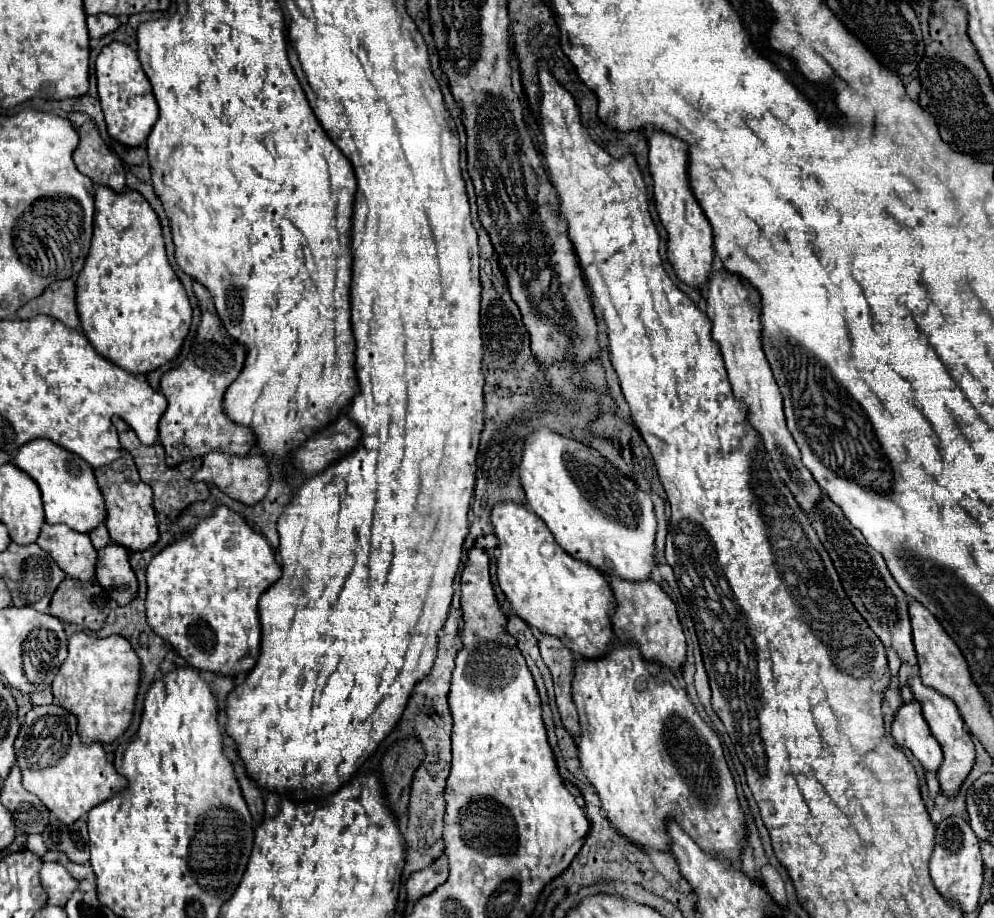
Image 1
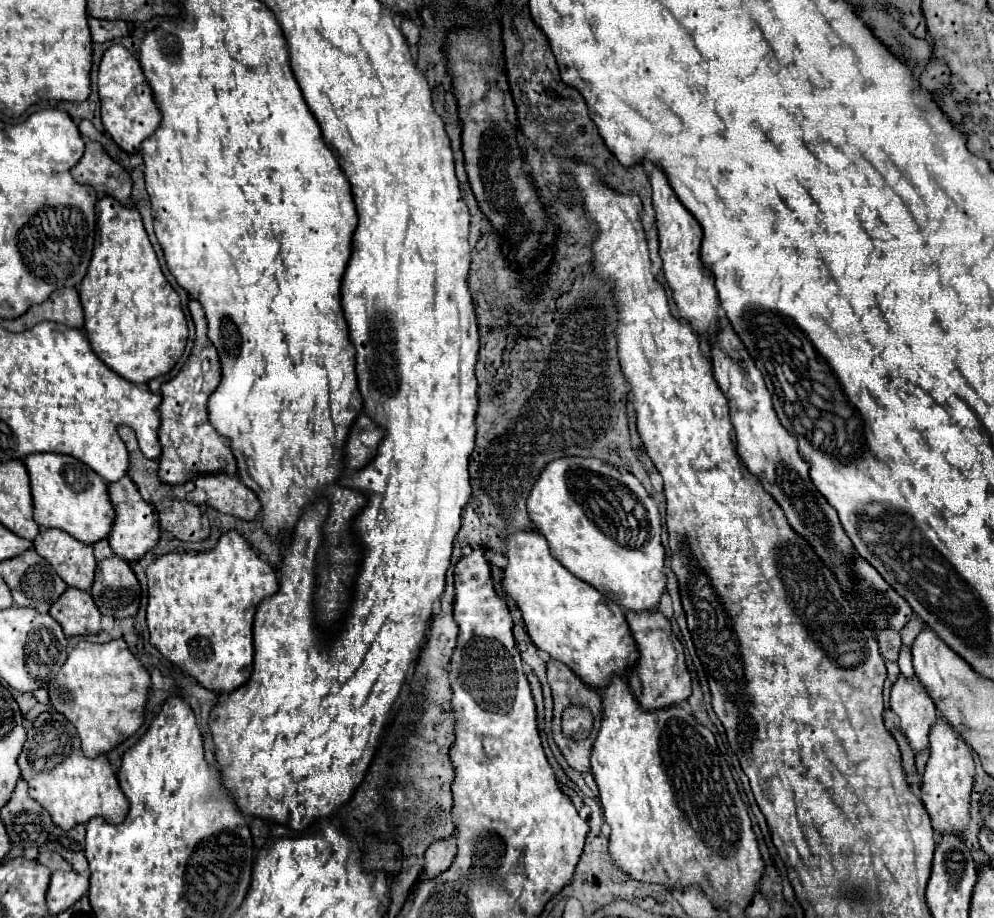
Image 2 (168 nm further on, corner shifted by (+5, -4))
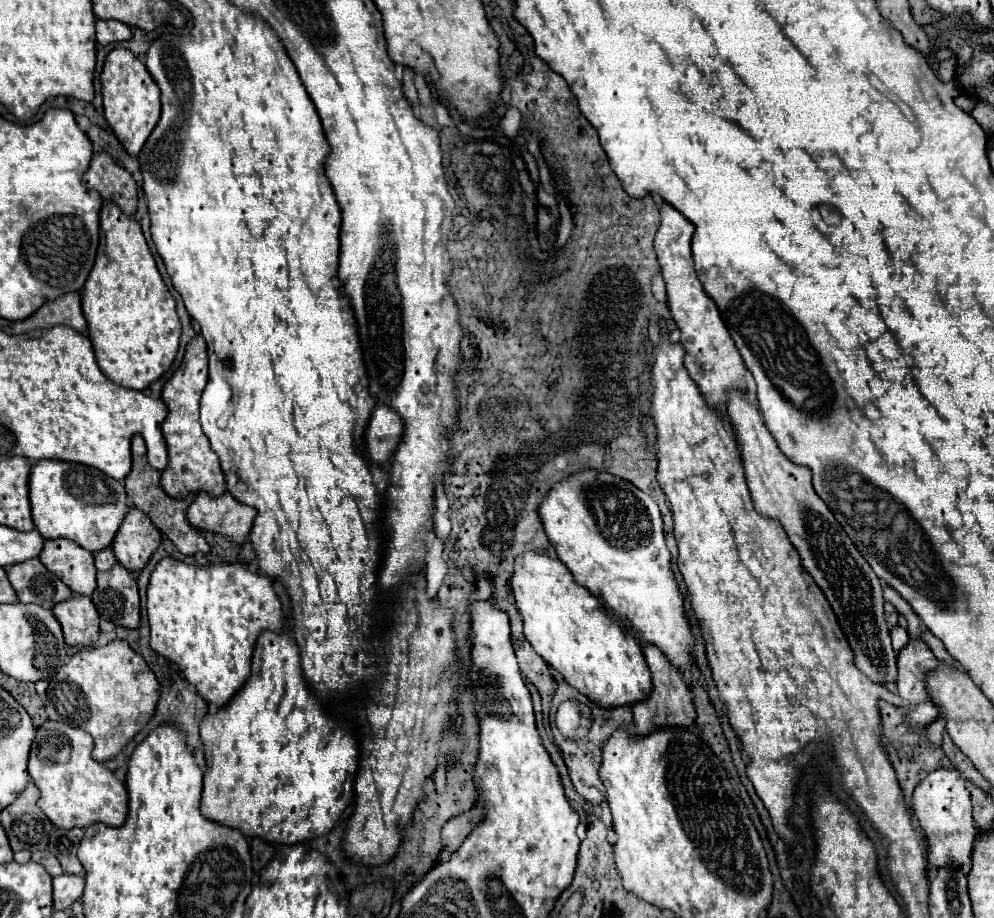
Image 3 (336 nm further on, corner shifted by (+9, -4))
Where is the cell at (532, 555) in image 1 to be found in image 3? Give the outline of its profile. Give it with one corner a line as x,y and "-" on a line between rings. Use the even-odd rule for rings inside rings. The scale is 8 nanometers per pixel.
524,552
514,562
510,588
524,620
524,636
570,686
602,708
634,704
650,694
652,680
640,644
622,626
606,618
606,612
602,614
600,602
574,582
558,558

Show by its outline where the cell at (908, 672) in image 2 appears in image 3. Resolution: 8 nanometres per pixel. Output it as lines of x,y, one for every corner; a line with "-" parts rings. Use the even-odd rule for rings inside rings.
896,626
896,628
890,632
890,636
892,636
892,646
894,646
896,654
898,654
898,652
908,644
908,632
906,632
904,628

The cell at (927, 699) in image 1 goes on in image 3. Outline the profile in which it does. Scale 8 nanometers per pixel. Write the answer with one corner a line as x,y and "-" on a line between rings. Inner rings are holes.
940,766
930,772
914,790
912,808
914,814
928,836
928,862
938,868
948,862
958,862
960,866
968,866
972,860
972,846
978,836
978,830
972,820
972,804
966,776
954,766

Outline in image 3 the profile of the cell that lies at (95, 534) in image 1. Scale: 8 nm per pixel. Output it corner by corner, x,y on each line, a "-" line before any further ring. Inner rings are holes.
104,548
104,550
96,552
94,558
96,558
96,568
98,570
108,570
108,568
112,568
116,564
116,558
114,558
112,548

